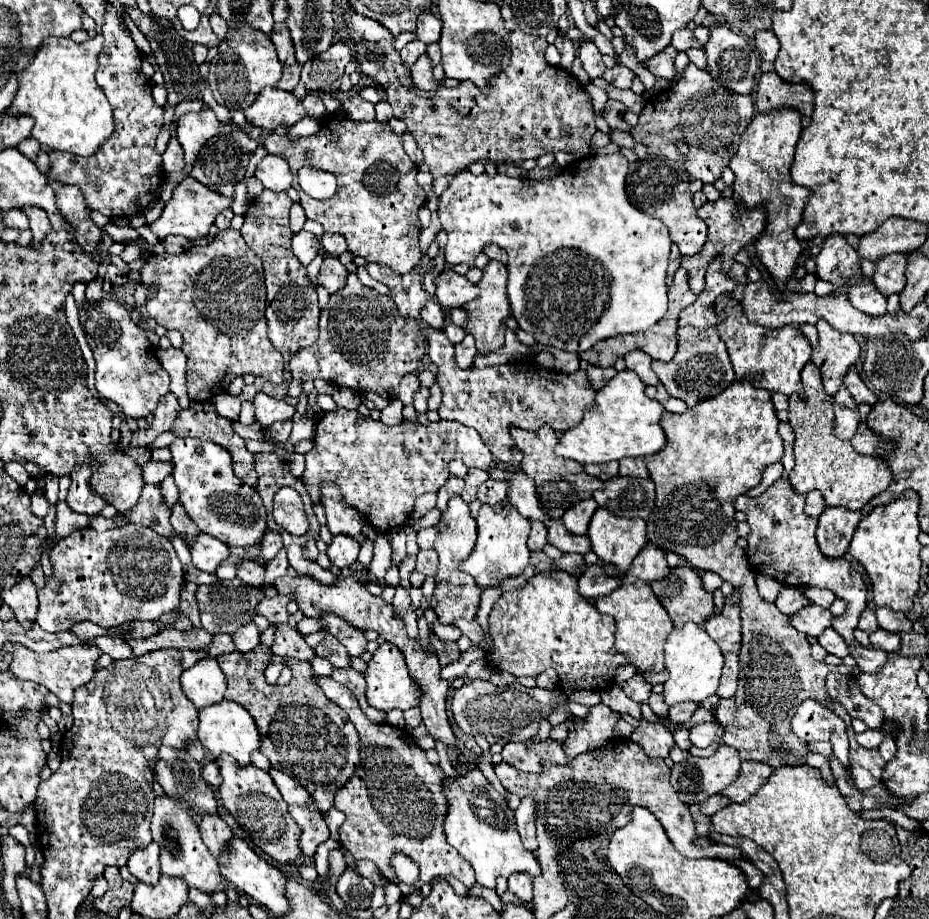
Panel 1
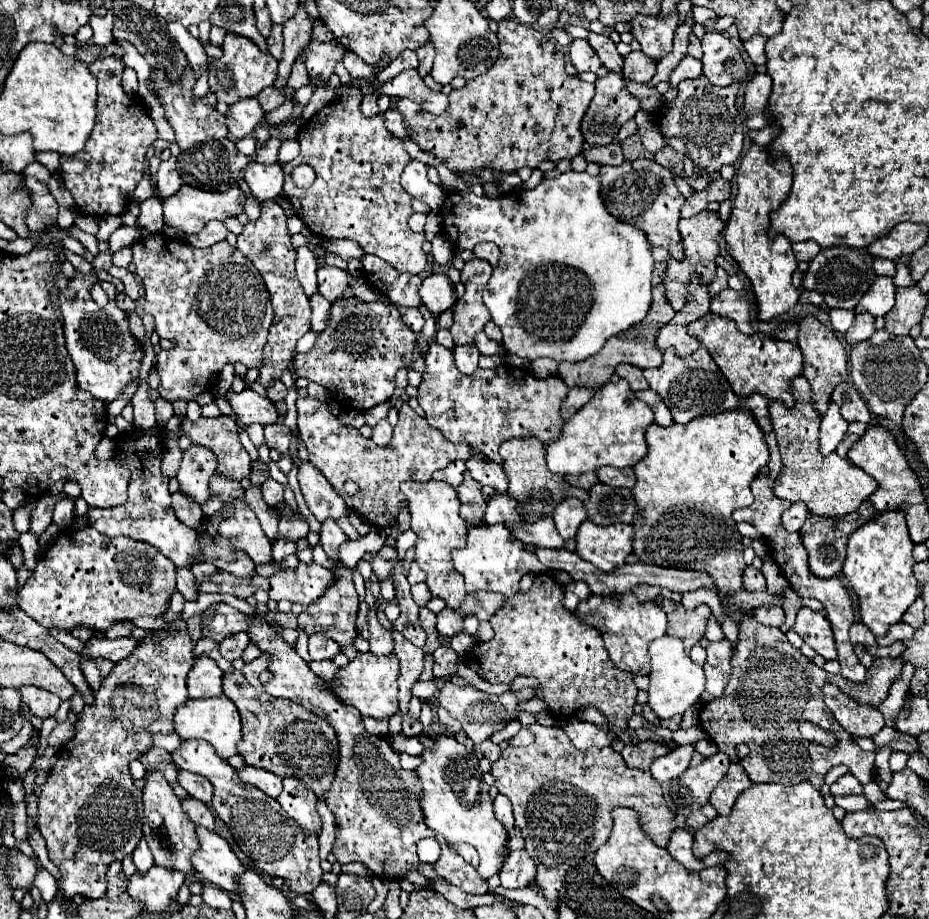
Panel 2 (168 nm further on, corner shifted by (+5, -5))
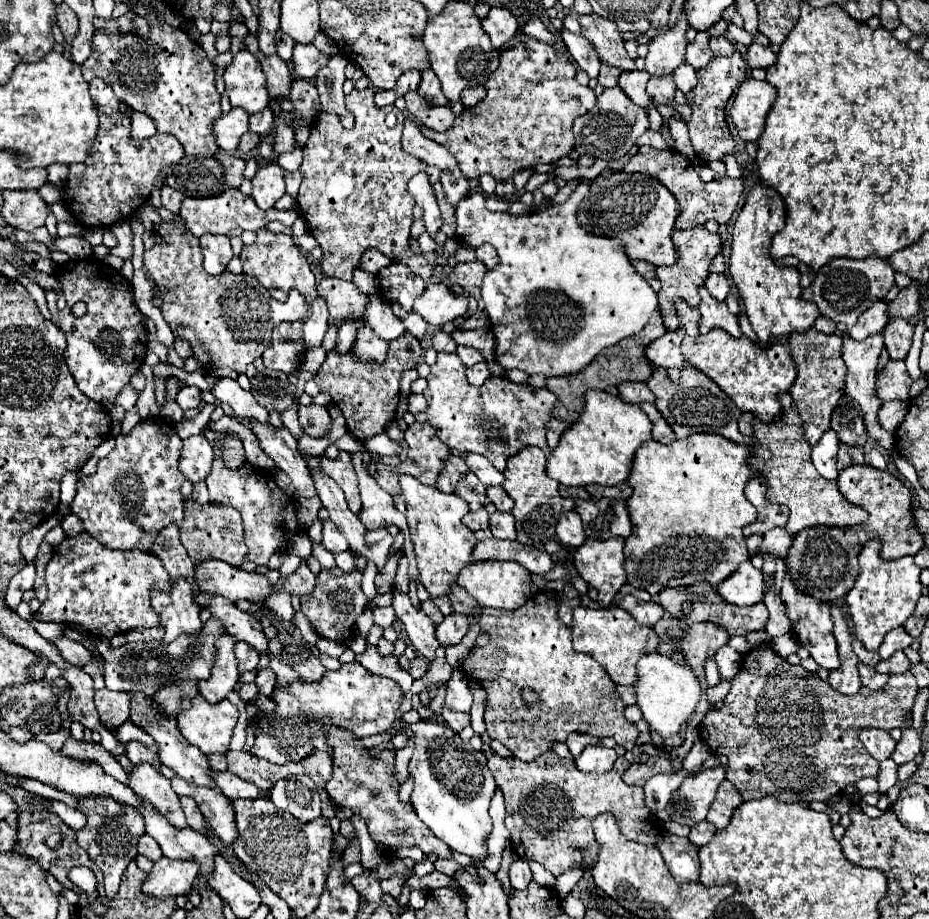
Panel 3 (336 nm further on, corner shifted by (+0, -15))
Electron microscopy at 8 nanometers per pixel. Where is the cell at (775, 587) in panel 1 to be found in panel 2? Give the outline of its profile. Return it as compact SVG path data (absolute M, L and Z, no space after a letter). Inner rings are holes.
M748 565L744 569L742 585L744 585L746 591L764 591L766 589L766 579L764 579L764 575L758 569L754 569L752 565Z

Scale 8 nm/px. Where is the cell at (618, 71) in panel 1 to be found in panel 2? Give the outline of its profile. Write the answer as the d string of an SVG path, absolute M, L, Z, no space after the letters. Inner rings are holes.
M608 73L606 77L598 79L596 81L596 93L588 105L588 111L584 113L582 117L582 137L584 141L590 145L590 147L602 147L602 145L610 145L616 135L618 135L618 129L630 121L636 111L640 109L640 103L638 99L626 89L620 73Z

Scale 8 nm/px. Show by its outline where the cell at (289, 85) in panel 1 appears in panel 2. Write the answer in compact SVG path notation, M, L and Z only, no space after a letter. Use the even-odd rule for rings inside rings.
M266 87L260 95L258 95L258 101L262 105L262 109L268 113L272 109L276 109L278 105L282 105L286 101L286 97L290 97L294 91L290 87L286 87L284 91L276 89L276 87Z

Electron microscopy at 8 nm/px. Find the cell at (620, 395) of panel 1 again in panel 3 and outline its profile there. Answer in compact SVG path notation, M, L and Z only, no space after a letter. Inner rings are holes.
M591 391L585 395L585 409L581 417L571 425L567 435L561 437L559 445L549 457L547 475L561 485L617 485L627 481L635 451L643 441L651 439L649 417L639 405L625 403L619 395L607 391Z

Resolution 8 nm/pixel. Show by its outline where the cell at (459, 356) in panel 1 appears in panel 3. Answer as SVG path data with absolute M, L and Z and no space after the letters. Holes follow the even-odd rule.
M477 363L473 367L467 367L467 379L471 385L483 385L483 381L489 377L489 371L485 367L485 363Z

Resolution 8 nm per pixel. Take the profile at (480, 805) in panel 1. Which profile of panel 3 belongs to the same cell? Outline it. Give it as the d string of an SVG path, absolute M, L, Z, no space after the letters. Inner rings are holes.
M419 721L405 729L405 735L415 735L415 753L411 757L409 769L415 781L415 789L411 793L411 803L419 815L419 819L433 831L433 835L445 841L453 851L465 853L473 859L487 859L487 837L491 835L493 821L489 817L489 801L495 793L495 779L489 773L487 759L481 751L475 751L469 743L463 743L461 737L447 725L435 721Z

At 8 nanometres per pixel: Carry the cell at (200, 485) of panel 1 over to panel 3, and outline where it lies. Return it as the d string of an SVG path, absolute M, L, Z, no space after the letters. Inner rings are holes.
M203 435L189 437L183 441L183 449L179 455L179 469L195 485L209 475L213 459L215 459L213 447Z

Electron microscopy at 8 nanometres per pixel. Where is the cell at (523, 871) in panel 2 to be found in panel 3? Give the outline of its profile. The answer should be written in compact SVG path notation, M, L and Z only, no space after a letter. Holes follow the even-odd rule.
M515 859L511 863L511 869L509 869L509 877L511 877L511 887L515 891L523 891L527 889L527 885L531 883L531 869L529 869L529 863L525 859Z

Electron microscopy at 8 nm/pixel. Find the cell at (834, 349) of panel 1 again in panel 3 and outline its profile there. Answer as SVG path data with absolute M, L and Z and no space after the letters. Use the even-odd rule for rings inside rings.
M807 329L805 333L791 333L791 337L789 337L791 355L799 369L799 377L793 383L789 393L797 403L799 415L803 417L805 437L811 445L815 445L821 439L821 435L829 429L829 419L831 419L833 407L837 405L837 401L841 399L843 389L845 389L847 367L841 359L841 345L843 345L843 339L837 333L825 335L817 329Z

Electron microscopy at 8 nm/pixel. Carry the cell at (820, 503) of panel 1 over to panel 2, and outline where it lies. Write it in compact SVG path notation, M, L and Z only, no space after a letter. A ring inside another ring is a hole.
M792 503L790 509L786 513L782 513L782 527L786 531L800 531L800 527L804 525L808 517L808 509L804 503Z

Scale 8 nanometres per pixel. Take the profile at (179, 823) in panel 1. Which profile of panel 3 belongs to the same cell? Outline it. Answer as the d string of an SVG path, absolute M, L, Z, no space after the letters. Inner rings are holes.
M149 763L135 765L133 771L129 771L129 787L139 799L157 809L173 827L187 825L179 805L179 797L171 789L171 783Z

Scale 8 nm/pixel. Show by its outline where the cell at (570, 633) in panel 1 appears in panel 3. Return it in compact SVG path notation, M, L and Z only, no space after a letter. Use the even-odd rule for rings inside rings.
M541 591L515 611L483 609L481 627L491 635L491 641L485 647L473 647L461 669L487 691L485 723L489 737L501 741L523 761L543 755L553 741L565 741L571 731L613 737L617 745L631 751L637 745L639 729L625 719L625 703L617 695L617 685L593 657L573 649L571 629L561 623L557 605L553 593ZM523 687L539 693L539 707L525 707L521 701Z

